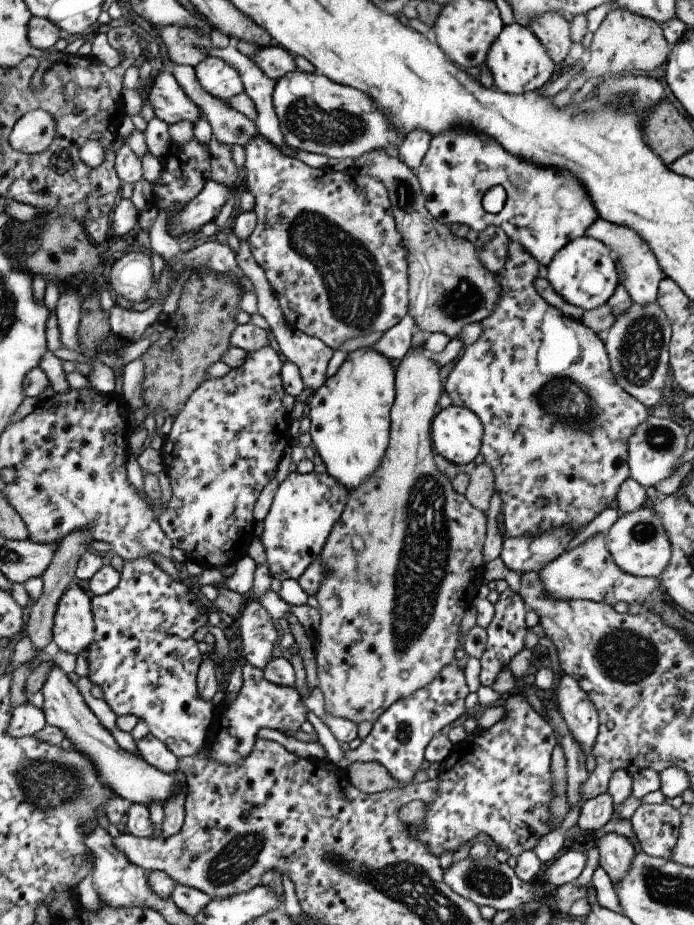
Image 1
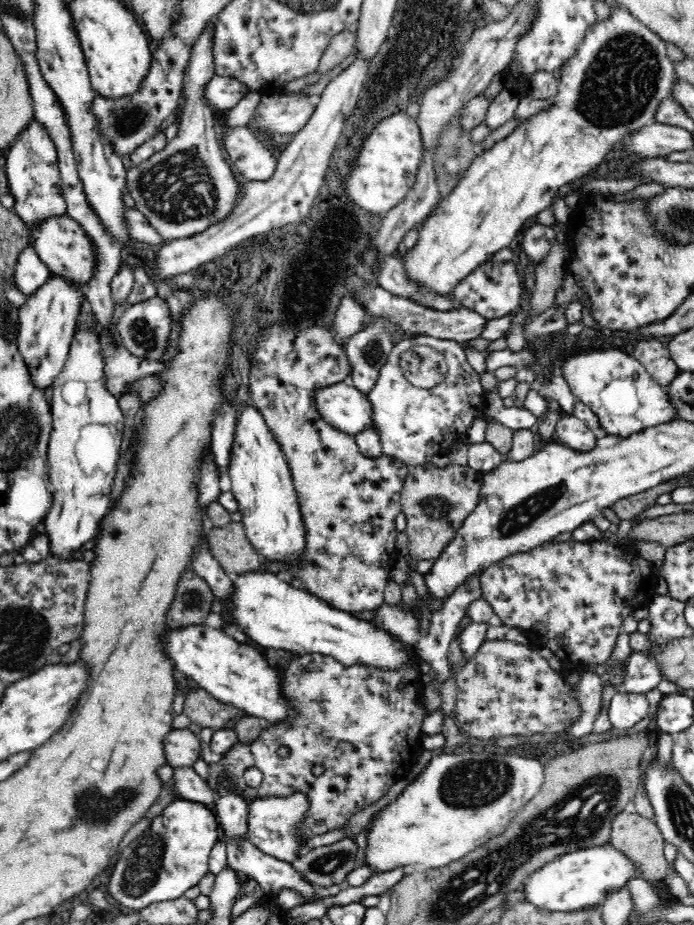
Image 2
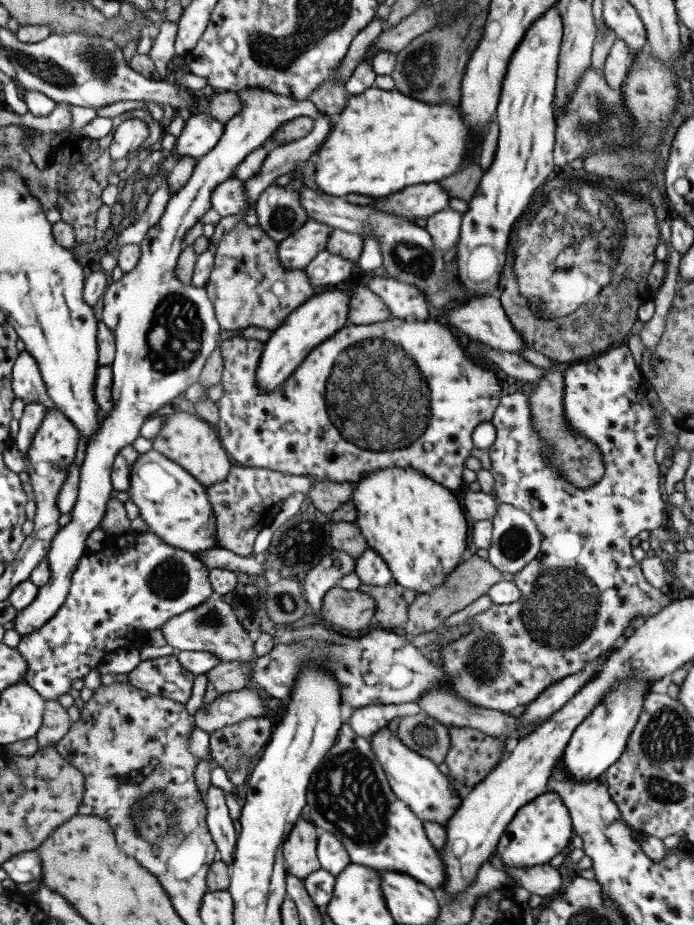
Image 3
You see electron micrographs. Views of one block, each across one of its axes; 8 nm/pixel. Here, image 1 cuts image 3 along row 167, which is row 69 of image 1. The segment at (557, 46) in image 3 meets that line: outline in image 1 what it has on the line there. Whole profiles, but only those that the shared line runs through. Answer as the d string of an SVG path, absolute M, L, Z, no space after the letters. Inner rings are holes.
M517 22L505 25L498 38L490 46L484 65L492 74L494 86L500 92L513 95L534 92L541 86L548 85L557 74L555 62L552 62L538 37L531 31L530 27Z

